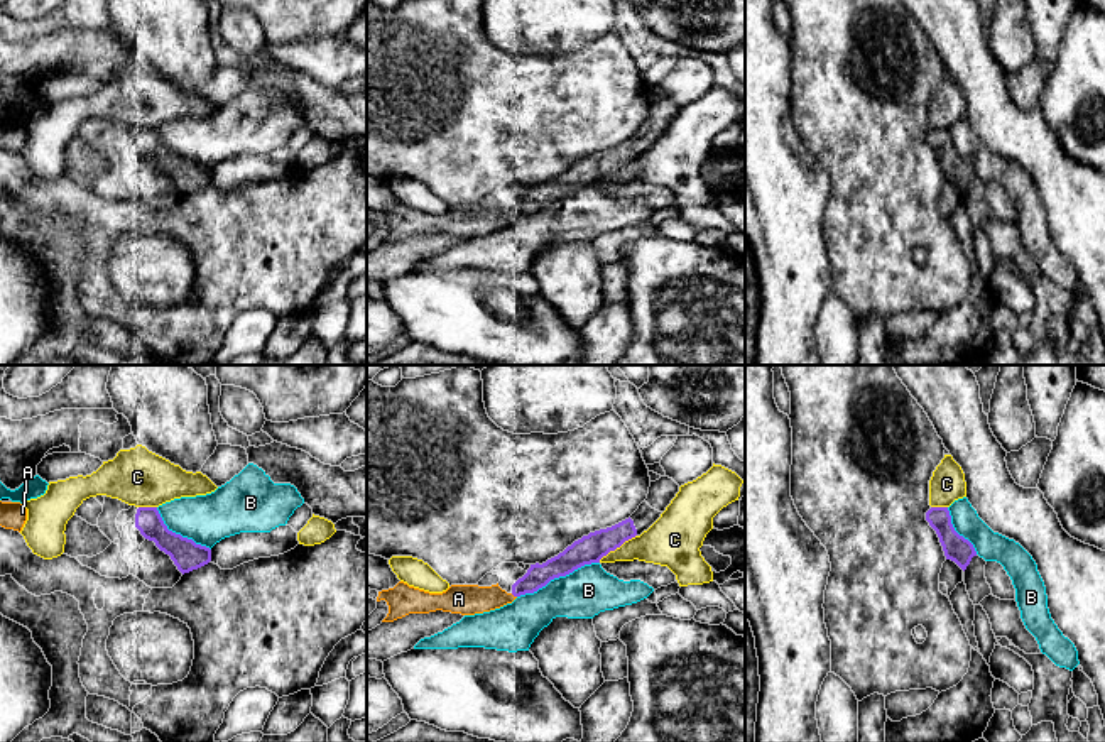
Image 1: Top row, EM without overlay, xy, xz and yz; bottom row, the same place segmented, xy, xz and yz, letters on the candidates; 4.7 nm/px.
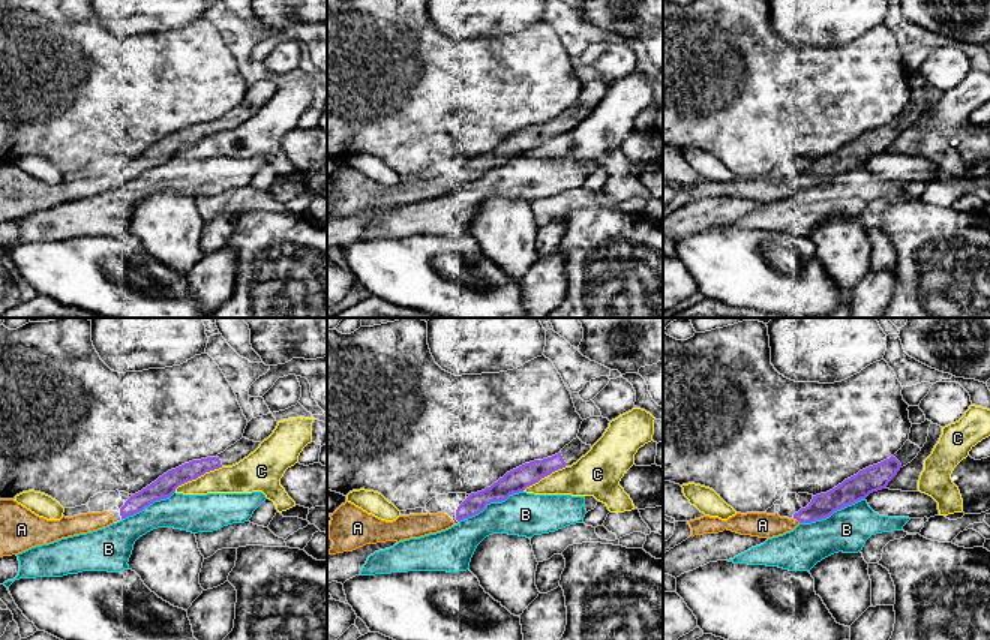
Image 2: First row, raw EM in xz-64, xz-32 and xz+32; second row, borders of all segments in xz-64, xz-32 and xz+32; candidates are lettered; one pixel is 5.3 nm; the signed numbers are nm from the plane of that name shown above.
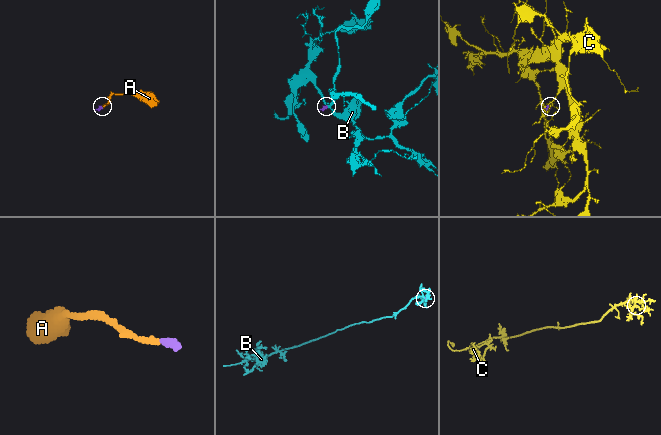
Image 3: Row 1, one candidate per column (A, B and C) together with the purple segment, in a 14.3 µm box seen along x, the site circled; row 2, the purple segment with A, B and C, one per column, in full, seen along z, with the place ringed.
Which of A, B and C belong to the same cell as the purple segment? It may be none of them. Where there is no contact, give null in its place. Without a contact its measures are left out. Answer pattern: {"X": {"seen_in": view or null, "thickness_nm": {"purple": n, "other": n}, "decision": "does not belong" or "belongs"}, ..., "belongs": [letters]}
{"A": {"seen_in": "xz", "thickness_nm": {"purple": 110, "other": 140}, "decision": "belongs"}, "B": {"seen_in": "xz", "thickness_nm": {"purple": 140, "other": 240}, "decision": "does not belong"}, "C": {"seen_in": "xz", "thickness_nm": {"purple": 140, "other": 240}, "decision": "does not belong"}, "belongs": ["A"]}

